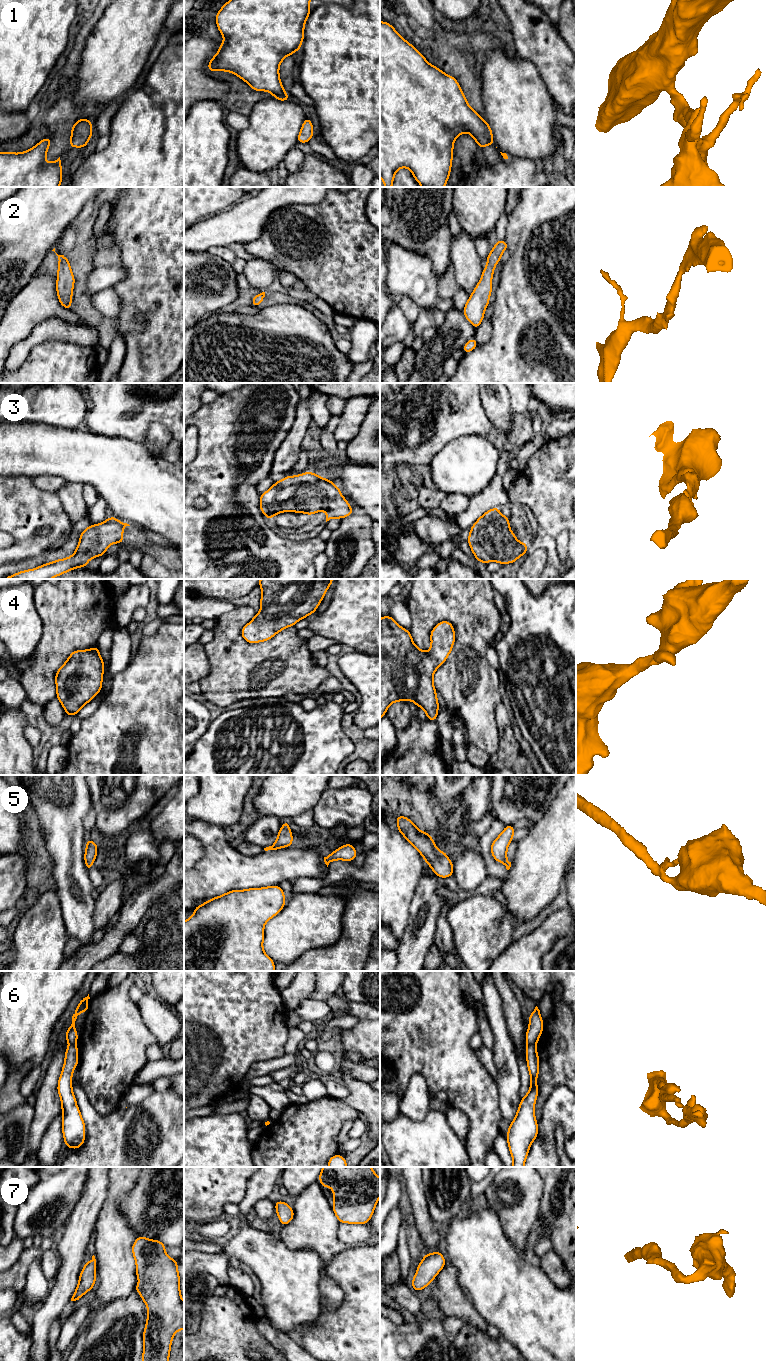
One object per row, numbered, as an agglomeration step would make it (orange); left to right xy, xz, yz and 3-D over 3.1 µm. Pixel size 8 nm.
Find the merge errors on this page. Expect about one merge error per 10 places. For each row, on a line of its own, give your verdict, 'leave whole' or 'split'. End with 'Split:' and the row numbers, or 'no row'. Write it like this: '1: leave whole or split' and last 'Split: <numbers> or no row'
1: leave whole
2: leave whole
3: leave whole
4: leave whole
5: leave whole
6: leave whole
7: leave whole
Split: no row

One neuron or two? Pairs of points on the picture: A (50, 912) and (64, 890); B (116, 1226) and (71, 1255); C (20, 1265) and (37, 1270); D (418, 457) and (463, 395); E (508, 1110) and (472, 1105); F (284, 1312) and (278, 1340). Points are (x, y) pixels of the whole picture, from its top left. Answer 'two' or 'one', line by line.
A: two
B: two
C: two
D: one
E: two
F: two

